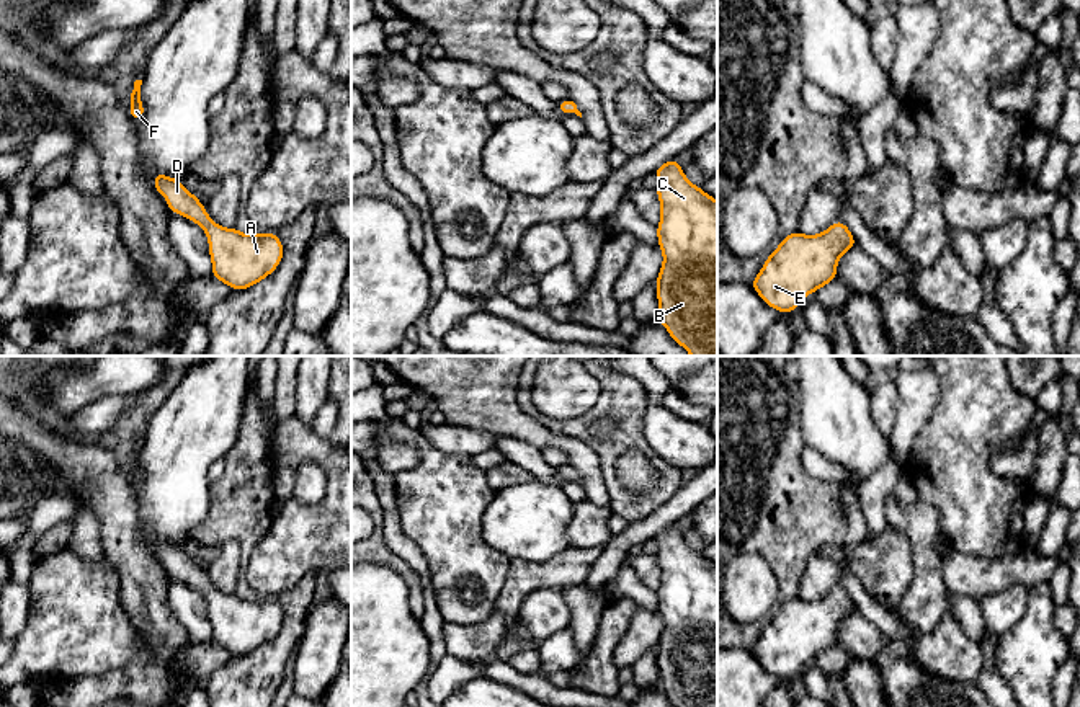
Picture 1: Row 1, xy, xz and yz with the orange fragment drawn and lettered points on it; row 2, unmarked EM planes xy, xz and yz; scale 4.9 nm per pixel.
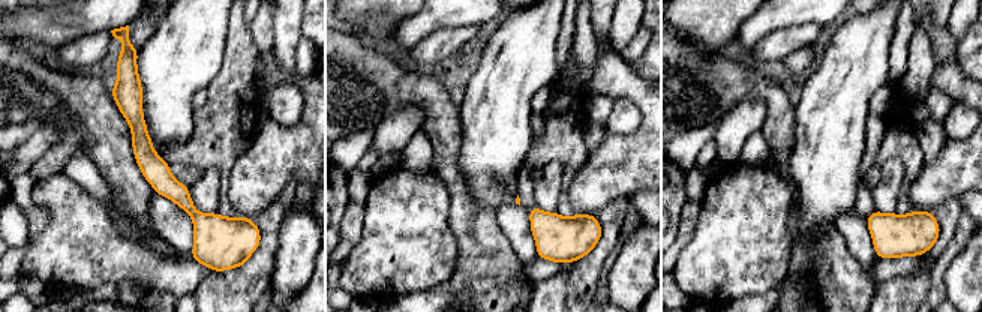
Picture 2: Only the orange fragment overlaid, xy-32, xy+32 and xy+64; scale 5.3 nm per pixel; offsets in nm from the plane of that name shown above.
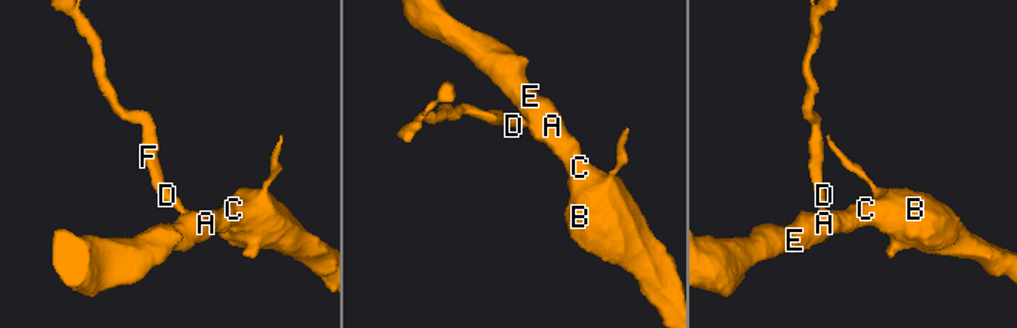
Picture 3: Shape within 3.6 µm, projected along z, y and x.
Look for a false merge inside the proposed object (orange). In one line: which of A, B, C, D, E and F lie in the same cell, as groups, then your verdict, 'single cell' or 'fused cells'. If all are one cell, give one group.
groups A B C D E F; single cell

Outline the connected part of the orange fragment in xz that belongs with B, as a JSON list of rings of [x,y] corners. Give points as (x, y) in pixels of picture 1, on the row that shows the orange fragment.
[[[676,158],[652,173],[662,211],[658,322],[691,356],[717,356],[717,201],[685,176]]]

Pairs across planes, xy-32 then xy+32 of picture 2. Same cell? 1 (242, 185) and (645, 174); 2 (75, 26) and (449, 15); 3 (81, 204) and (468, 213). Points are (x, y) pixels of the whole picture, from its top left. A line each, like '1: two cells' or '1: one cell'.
1: one cell
2: one cell
3: two cells

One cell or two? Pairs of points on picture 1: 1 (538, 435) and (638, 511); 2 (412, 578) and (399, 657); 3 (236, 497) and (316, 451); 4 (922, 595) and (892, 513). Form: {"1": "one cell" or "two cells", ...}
{"1": "two cells", "2": "two cells", "3": "two cells", "4": "one cell"}

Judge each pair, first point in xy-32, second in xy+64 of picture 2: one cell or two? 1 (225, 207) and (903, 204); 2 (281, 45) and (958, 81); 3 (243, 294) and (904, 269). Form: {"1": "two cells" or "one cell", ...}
{"1": "one cell", "2": "two cells", "3": "two cells"}

